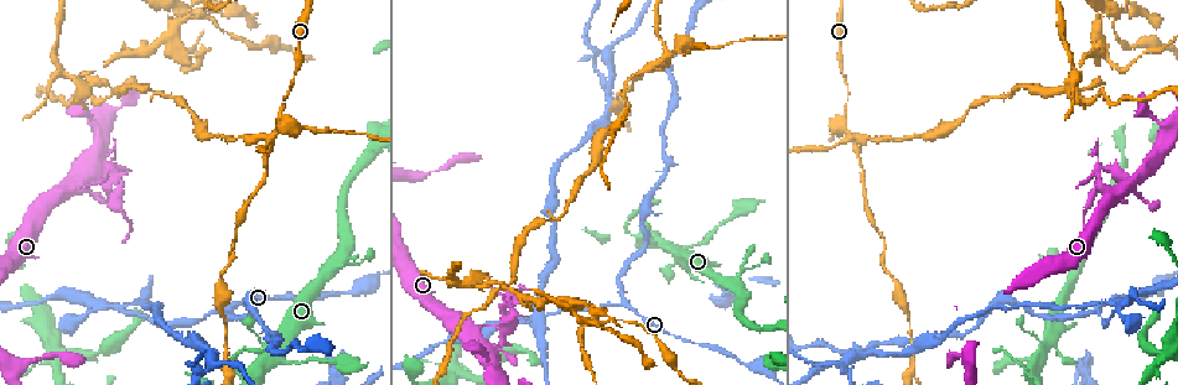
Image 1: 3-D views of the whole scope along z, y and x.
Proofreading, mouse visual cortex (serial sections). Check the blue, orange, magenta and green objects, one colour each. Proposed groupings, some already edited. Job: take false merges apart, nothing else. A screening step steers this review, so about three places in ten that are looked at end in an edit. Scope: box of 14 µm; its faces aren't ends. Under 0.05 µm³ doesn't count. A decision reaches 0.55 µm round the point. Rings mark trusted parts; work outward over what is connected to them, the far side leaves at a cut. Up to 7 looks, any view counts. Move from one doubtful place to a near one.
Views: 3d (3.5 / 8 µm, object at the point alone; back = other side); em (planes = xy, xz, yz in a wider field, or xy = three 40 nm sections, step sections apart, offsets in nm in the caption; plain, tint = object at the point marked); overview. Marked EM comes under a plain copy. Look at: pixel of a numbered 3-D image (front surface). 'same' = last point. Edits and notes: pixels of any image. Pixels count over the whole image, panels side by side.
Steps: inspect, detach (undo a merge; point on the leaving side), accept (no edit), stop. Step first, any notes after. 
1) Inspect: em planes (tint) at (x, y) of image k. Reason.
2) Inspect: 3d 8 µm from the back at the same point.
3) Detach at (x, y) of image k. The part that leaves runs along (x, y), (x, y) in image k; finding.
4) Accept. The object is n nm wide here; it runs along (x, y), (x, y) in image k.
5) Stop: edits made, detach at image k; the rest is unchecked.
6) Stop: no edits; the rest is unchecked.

Inspect: 3d 8 µm at (668, 249) of image 1. Abrupt turn.

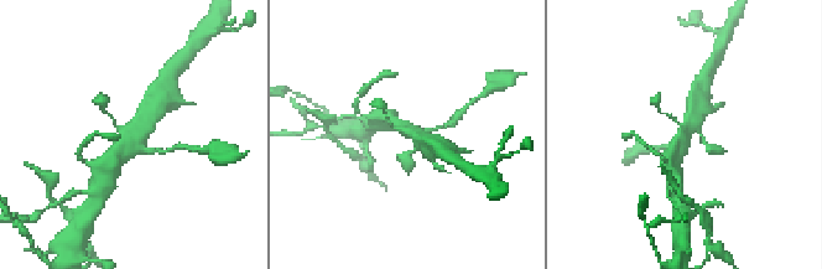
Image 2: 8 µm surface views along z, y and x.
Inspect: 3d 3.5 µm at (133, 139) of image 2.

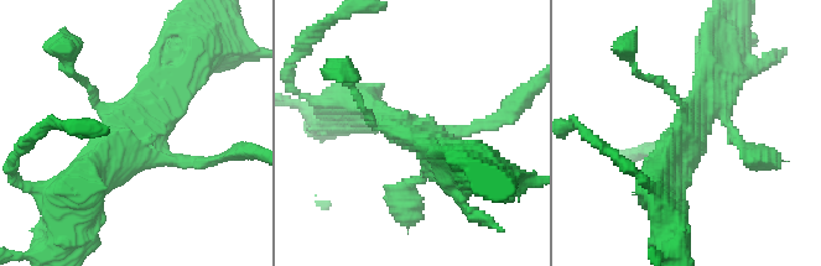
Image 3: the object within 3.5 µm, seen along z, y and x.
Inspect: em xy step 5 (tint) at (692, 131) of image 3.

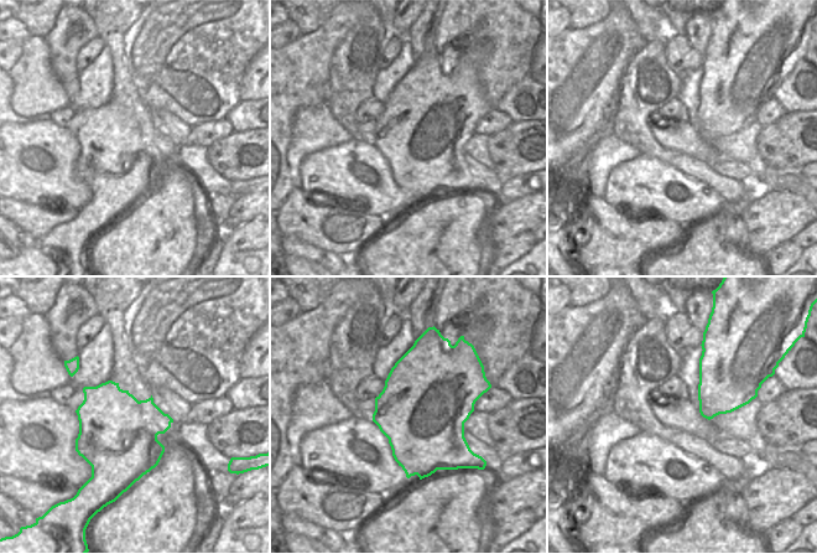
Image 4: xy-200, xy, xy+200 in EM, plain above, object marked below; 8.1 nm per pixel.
Accept. It runs along (183, 69), (145, 123), (81, 176) in image 3; one cell here.

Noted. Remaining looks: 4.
Inspect: 3d 3.5 µm at (1095, 308) of image 1. Three arms meet.

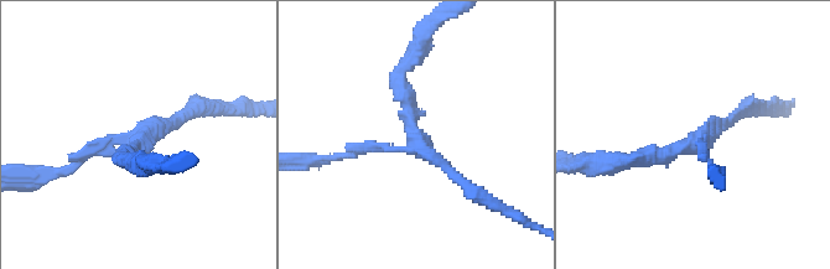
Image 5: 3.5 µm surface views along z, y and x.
Inspect: em planes (tint) at (139, 142) of image 5. 3 arms meet here; the arms are 150, 150, 200 nm wide; shape alone is not enough.

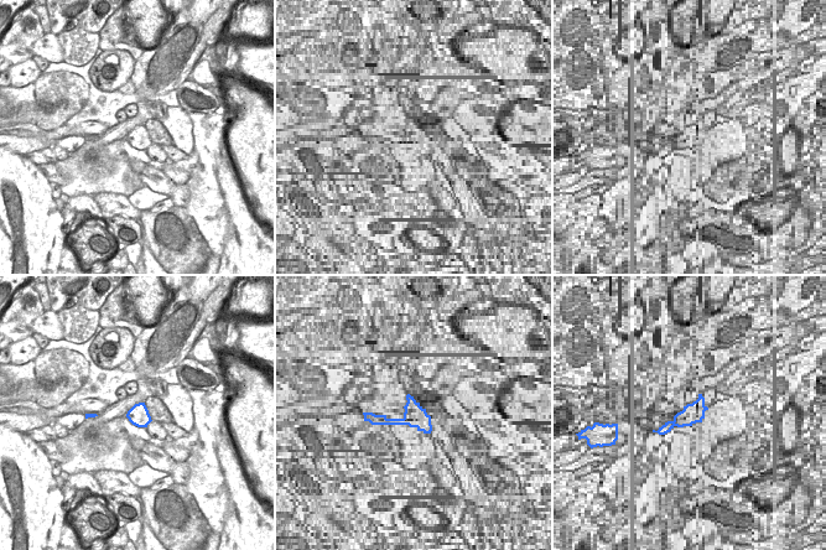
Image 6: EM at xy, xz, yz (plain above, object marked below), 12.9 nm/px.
Detach at (87, 151) of image 5. The object is 280 nm wide here; the part that leaves runs along (126, 140), (35, 175) in image 5; a second cell is stuck on.

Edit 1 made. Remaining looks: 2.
Inspect: 3d 3.5 µm at (664, 55) of image 1. Four-way junction.

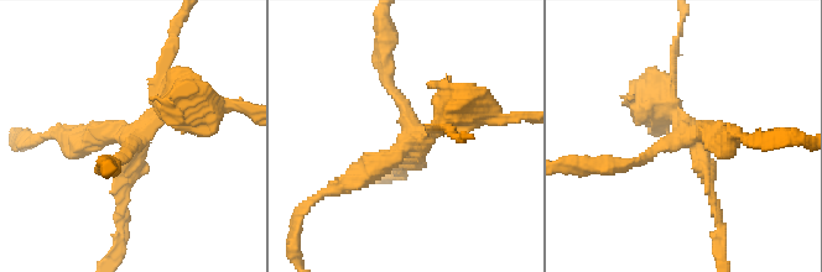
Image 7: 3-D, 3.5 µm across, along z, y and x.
Inspect: em xy step 1 (tint) at (411, 145) of image 7. 4 arms meet here; the arms are 150, 150, 300, 350 nm wide; shape alone is not enough.

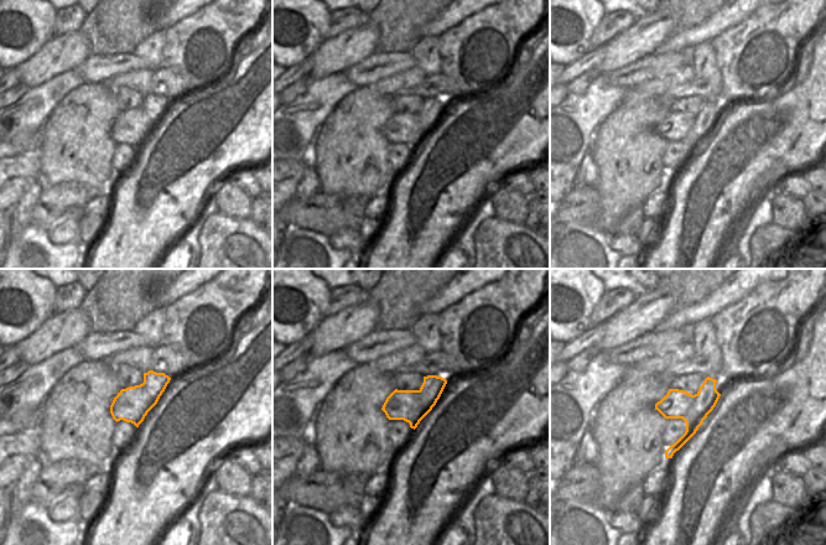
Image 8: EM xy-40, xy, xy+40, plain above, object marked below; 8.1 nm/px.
Detach at (177, 102) of image 7. The part that leaves runs along (165, 79), (161, 116), (104, 132) in image 7; two cells meet here.

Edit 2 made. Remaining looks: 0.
Stop: edits made, detach at image 5, detach at image 7; the rest is unchecked.

